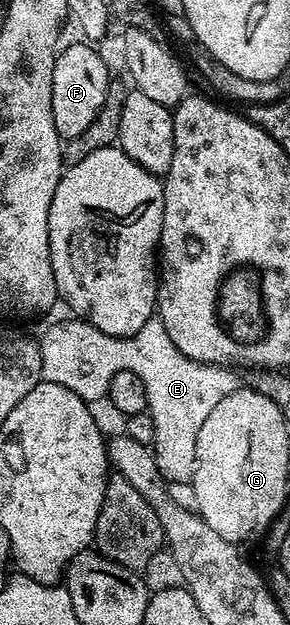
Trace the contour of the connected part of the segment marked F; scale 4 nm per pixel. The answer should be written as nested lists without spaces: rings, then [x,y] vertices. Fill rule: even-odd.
[[[91,43],[69,46],[56,52],[53,67],[53,127],[64,142],[72,141],[97,119],[103,109],[113,73],[101,59],[98,48]]]

